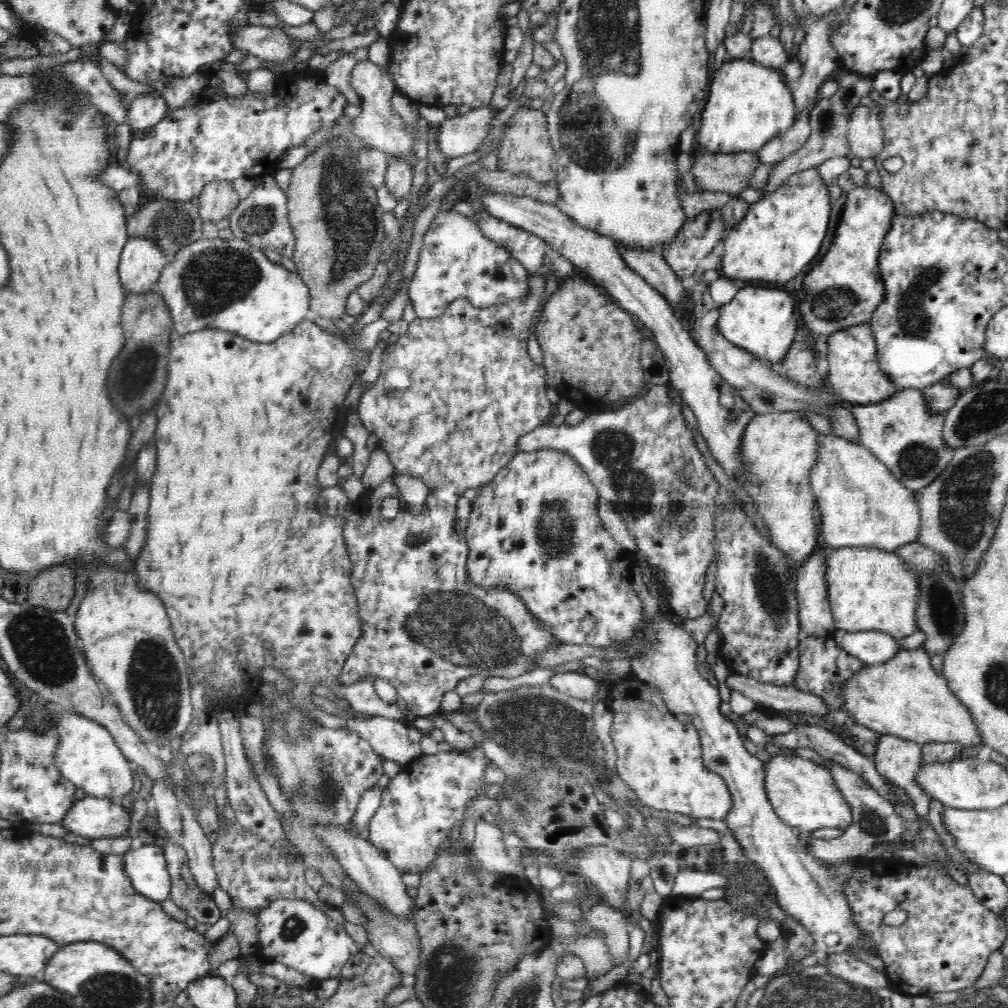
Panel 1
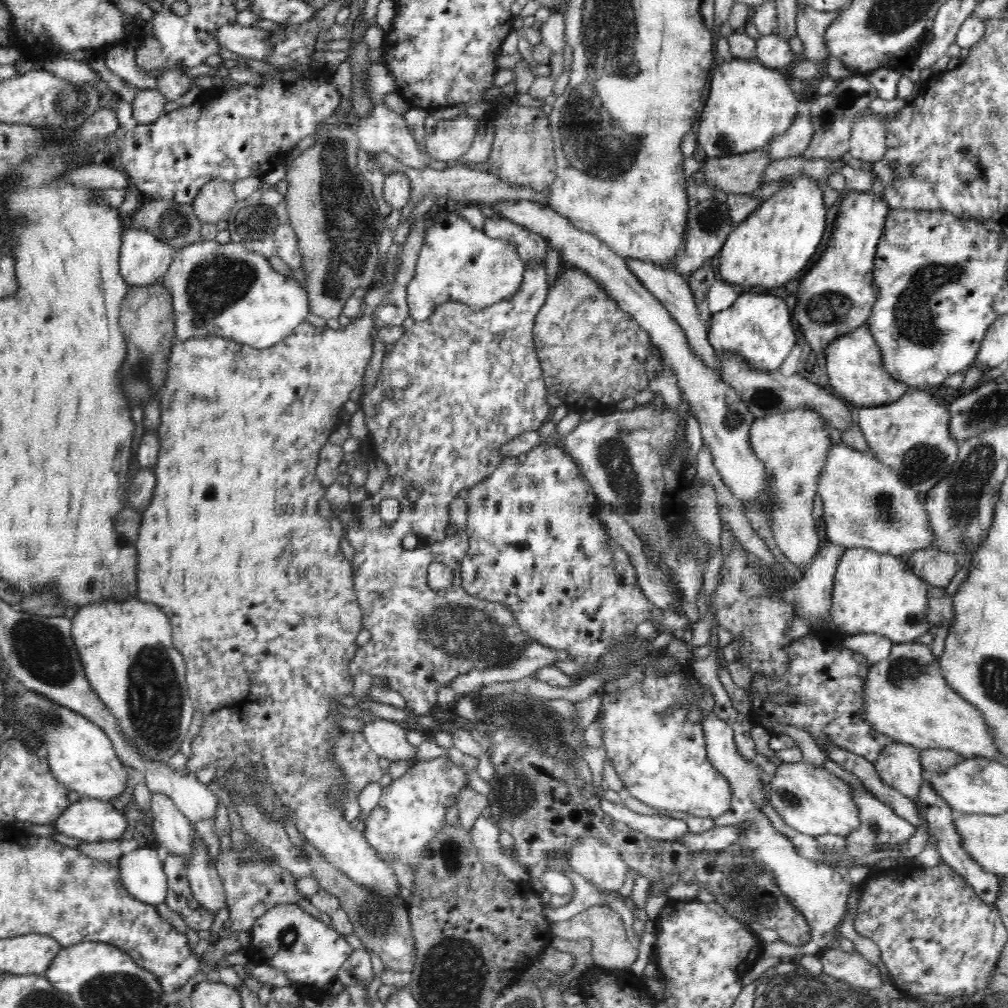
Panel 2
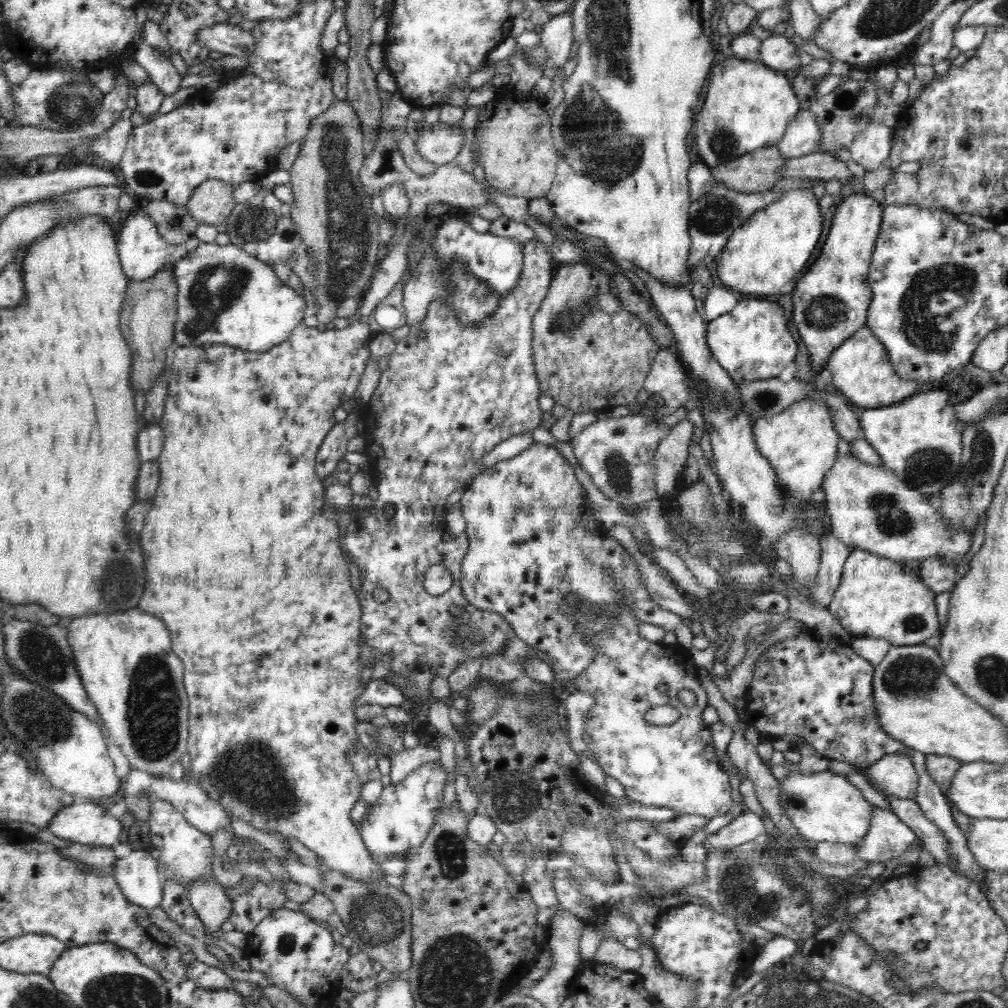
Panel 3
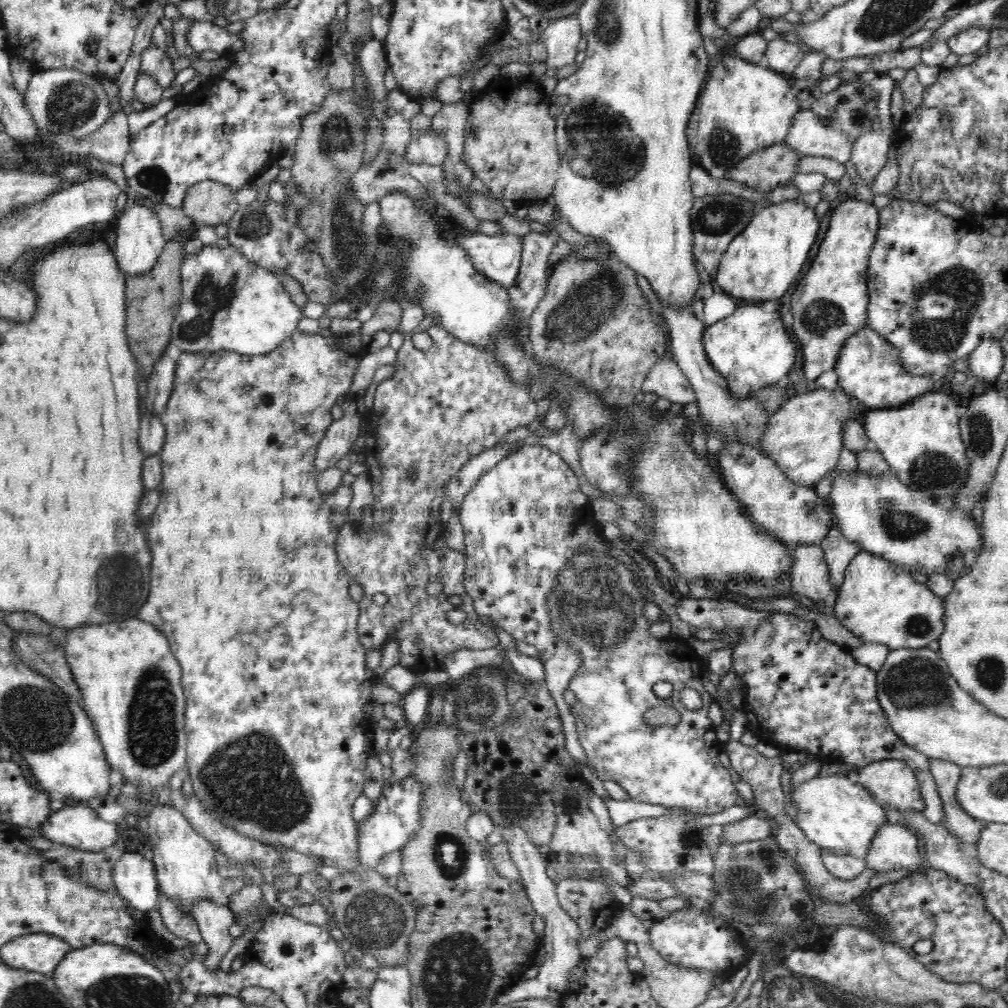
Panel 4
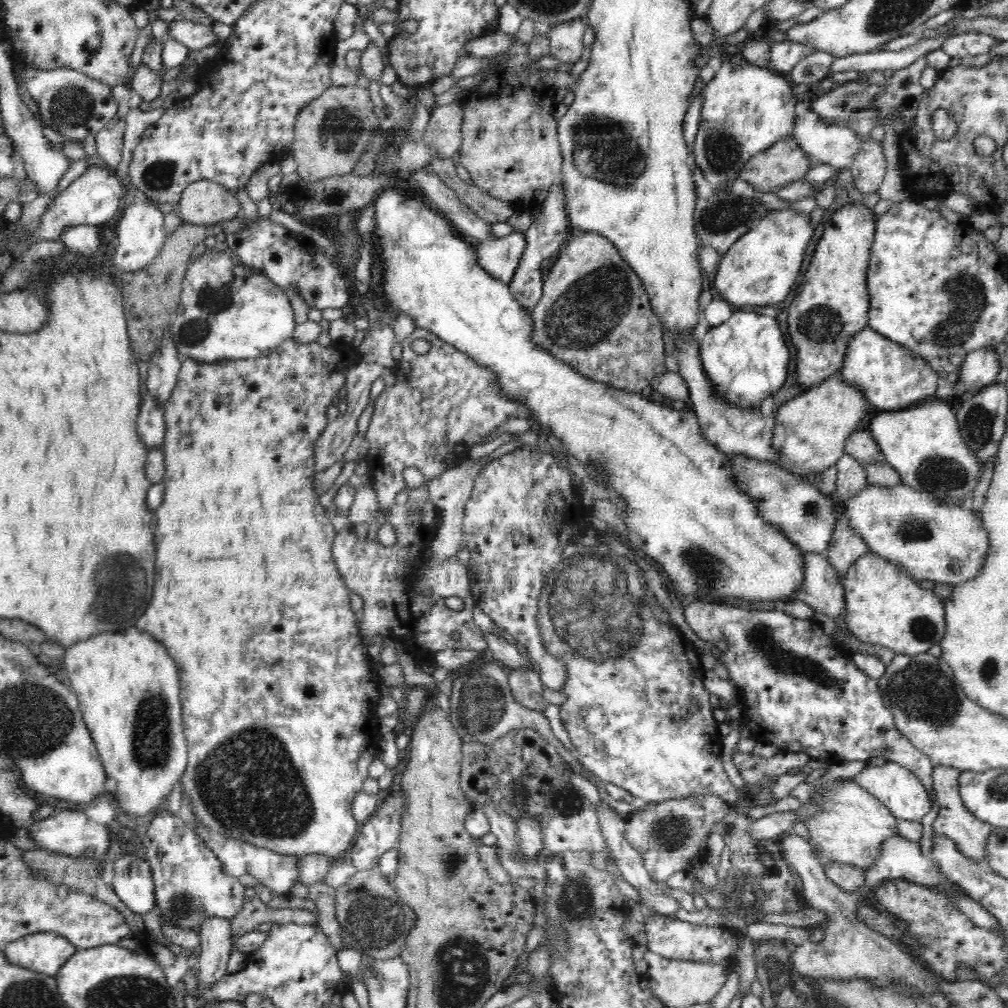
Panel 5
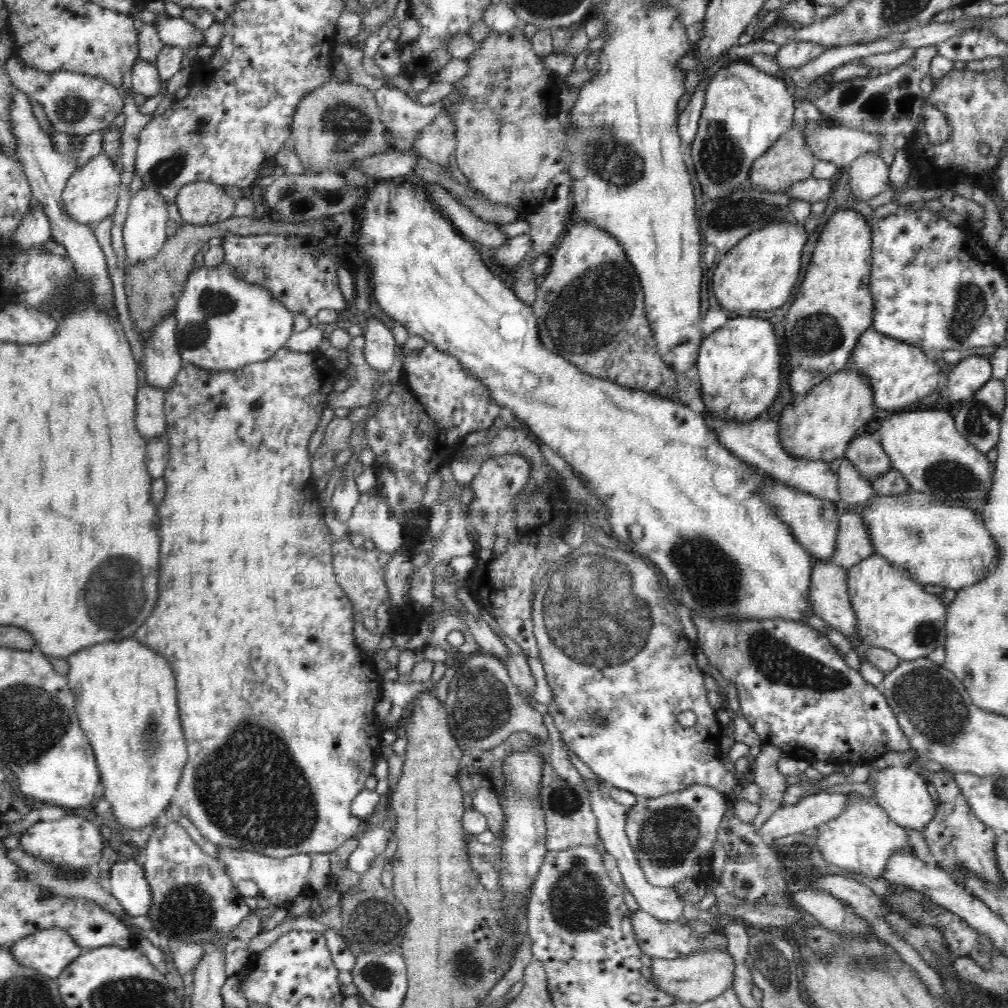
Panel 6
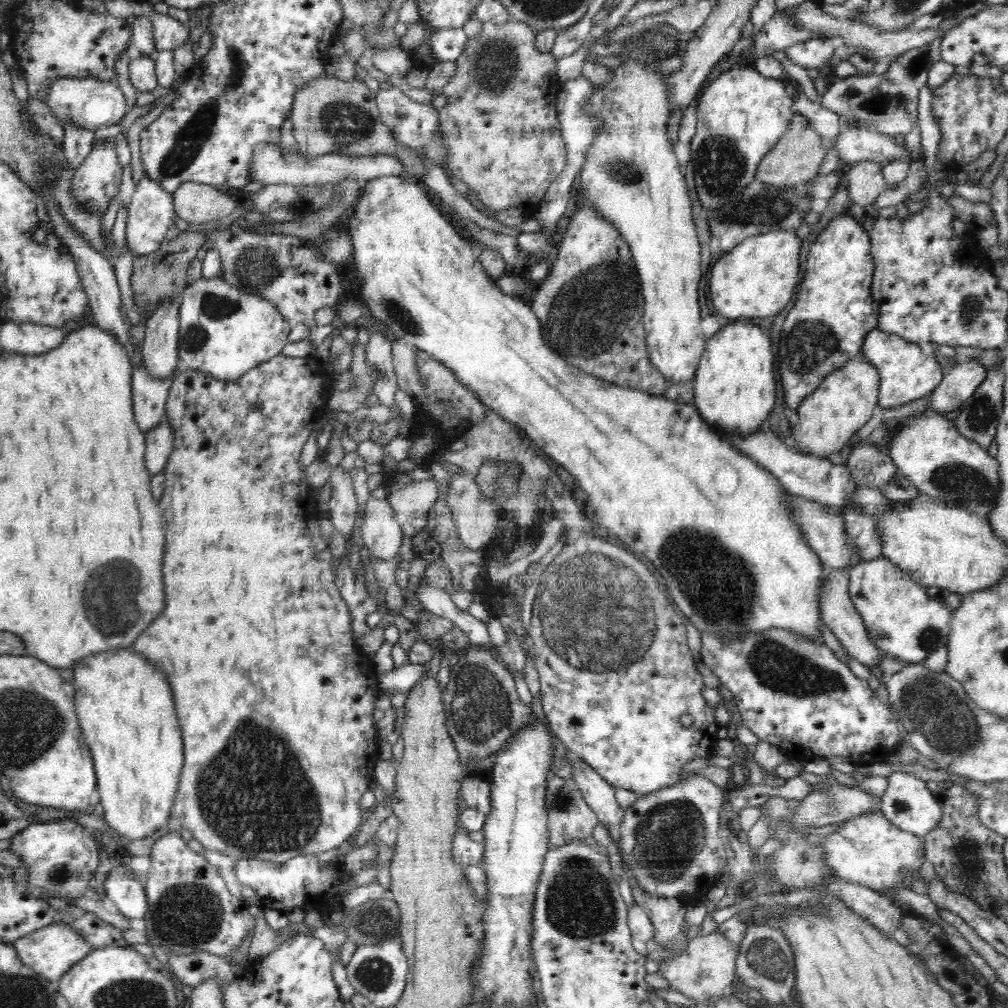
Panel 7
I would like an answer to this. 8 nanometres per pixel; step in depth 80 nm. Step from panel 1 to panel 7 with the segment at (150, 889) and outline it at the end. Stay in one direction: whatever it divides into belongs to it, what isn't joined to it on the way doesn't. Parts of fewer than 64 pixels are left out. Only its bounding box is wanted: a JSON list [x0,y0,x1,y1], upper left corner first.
[98,866,148,919]

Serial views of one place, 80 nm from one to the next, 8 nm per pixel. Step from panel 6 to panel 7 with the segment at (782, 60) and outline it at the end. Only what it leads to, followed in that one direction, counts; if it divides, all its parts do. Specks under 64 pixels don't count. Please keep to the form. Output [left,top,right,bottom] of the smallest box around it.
[785,37,838,68]

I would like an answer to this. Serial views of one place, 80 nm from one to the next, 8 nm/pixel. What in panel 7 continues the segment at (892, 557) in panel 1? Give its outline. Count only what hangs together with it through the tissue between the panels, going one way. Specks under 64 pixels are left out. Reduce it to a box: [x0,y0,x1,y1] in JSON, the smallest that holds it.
[849,557,953,663]

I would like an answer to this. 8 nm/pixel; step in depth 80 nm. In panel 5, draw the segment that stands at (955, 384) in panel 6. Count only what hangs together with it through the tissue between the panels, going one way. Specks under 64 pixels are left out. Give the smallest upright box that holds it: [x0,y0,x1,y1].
[956,346,1001,393]

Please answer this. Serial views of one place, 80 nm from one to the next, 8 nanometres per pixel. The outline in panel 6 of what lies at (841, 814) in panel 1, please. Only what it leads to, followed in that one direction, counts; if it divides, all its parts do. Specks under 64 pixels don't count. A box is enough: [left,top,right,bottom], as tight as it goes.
[816,793,912,880]

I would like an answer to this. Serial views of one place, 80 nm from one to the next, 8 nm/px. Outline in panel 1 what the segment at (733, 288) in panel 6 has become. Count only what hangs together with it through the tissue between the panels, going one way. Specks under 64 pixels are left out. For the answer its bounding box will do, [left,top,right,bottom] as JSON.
[722,168,835,284]

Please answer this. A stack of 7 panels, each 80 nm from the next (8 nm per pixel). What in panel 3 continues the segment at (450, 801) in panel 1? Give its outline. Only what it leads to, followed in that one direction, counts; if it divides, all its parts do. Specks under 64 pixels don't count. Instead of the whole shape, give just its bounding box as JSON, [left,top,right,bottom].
[359,761,447,863]

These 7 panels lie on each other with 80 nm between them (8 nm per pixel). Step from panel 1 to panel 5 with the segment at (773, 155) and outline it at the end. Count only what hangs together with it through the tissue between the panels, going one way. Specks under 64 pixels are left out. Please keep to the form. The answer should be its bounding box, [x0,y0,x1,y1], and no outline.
[791,110,864,170]

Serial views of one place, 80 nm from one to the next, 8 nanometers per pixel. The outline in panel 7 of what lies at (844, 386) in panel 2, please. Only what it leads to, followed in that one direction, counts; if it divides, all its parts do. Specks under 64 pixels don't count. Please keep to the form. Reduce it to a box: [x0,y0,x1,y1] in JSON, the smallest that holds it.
[861,329,943,409]

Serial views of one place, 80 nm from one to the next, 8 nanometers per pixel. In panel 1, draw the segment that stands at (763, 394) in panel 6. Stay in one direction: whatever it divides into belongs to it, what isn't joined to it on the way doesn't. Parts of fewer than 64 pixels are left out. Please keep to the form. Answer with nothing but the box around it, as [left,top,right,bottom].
[714,284,799,365]

